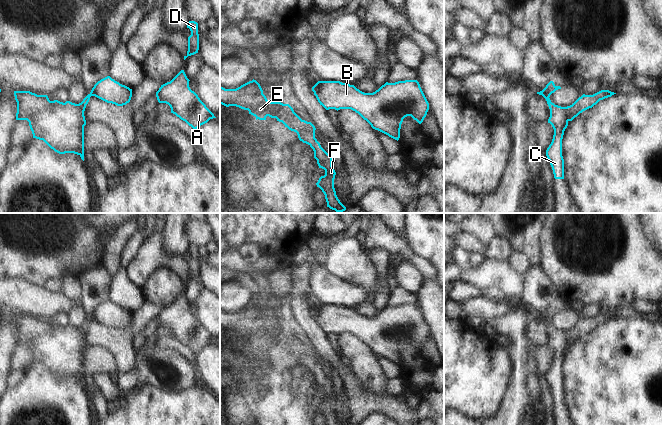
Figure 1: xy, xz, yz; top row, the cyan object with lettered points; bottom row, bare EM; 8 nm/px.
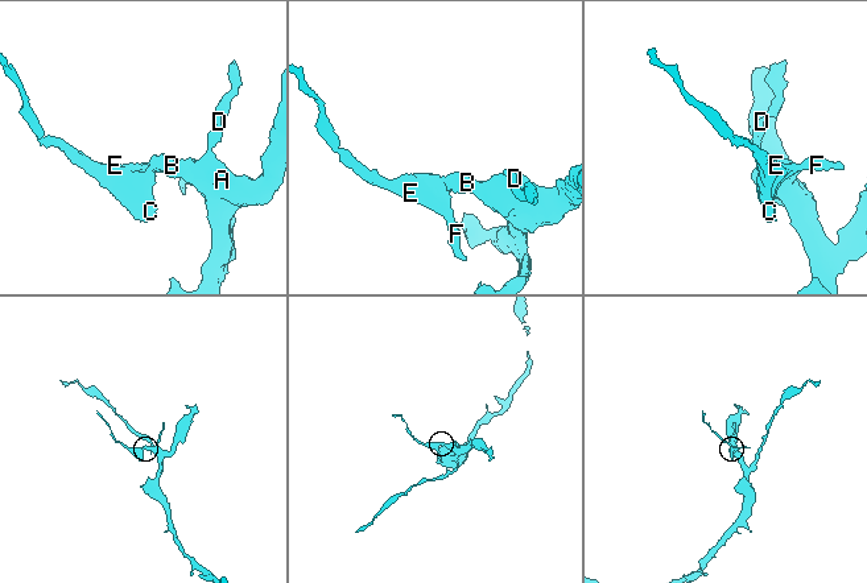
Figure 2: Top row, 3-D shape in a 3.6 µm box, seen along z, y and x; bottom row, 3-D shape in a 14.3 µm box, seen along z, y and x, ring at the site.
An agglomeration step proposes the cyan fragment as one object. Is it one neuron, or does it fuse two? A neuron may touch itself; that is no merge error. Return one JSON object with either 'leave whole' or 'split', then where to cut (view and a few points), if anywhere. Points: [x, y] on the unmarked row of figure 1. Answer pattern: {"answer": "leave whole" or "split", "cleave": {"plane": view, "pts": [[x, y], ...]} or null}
{"answer": "split", "cleave": {"plane": "yz", "pts": [[542, 318], [548, 321]]}}

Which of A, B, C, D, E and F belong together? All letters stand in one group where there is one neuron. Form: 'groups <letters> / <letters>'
groups A B D / C E F

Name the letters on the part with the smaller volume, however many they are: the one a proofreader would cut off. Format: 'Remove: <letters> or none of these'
Remove: C, E, F

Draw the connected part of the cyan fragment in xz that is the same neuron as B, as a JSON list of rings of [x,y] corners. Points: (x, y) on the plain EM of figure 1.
[[[417,304],[386,306],[373,317],[364,317],[340,305],[318,305],[314,310],[314,319],[326,334],[351,333],[373,353],[397,365],[405,341],[411,340],[421,348],[429,334]]]

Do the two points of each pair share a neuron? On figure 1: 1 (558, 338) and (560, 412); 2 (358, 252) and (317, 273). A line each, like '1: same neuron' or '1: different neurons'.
1: same neuron
2: different neurons

